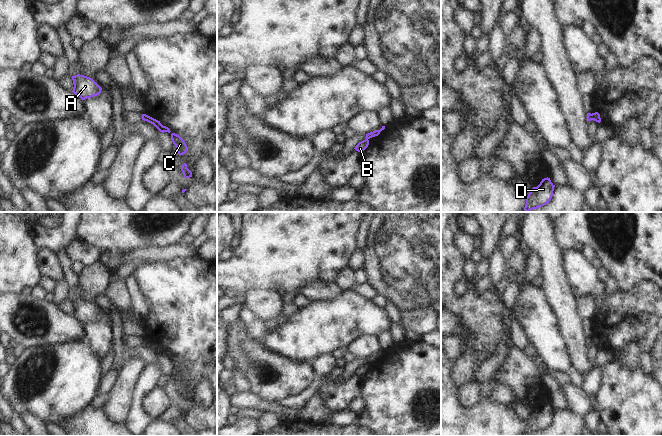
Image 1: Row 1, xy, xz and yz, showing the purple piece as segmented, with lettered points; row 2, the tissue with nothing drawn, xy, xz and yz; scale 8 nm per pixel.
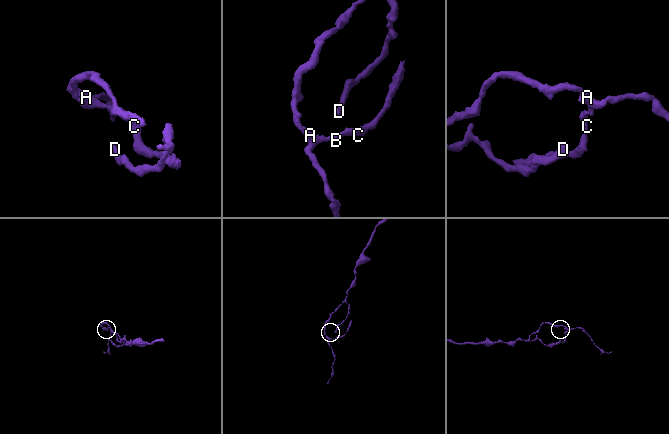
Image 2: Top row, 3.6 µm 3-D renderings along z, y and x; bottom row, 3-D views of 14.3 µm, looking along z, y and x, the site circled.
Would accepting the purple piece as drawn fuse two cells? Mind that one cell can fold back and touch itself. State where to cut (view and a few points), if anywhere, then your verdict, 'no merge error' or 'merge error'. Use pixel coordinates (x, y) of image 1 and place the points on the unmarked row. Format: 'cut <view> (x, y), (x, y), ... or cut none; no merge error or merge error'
cut yz (591, 338), (593, 343); merge error

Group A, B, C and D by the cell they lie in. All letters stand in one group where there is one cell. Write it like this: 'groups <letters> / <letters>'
groups A B D / C

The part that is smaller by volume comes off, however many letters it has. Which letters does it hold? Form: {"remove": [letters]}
{"remove": ["C"]}

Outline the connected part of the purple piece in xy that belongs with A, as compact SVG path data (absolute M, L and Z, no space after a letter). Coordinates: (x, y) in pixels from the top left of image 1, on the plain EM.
M77 298L71 301L73 304L73 317L82 324L97 320L102 312L90 301Z

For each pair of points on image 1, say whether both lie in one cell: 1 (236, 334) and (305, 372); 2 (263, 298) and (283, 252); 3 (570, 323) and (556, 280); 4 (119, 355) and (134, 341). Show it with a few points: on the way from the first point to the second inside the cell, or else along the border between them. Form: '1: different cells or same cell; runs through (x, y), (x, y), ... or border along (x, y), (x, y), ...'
1: same cell; runs through (253, 351), (279, 371), (288, 372)
2: different cells; border along (276, 290), (249, 288), (244, 292)
3: same cell; runs through (566, 312), (557, 291)
4: different cells; border along (123, 335), (122, 343)

